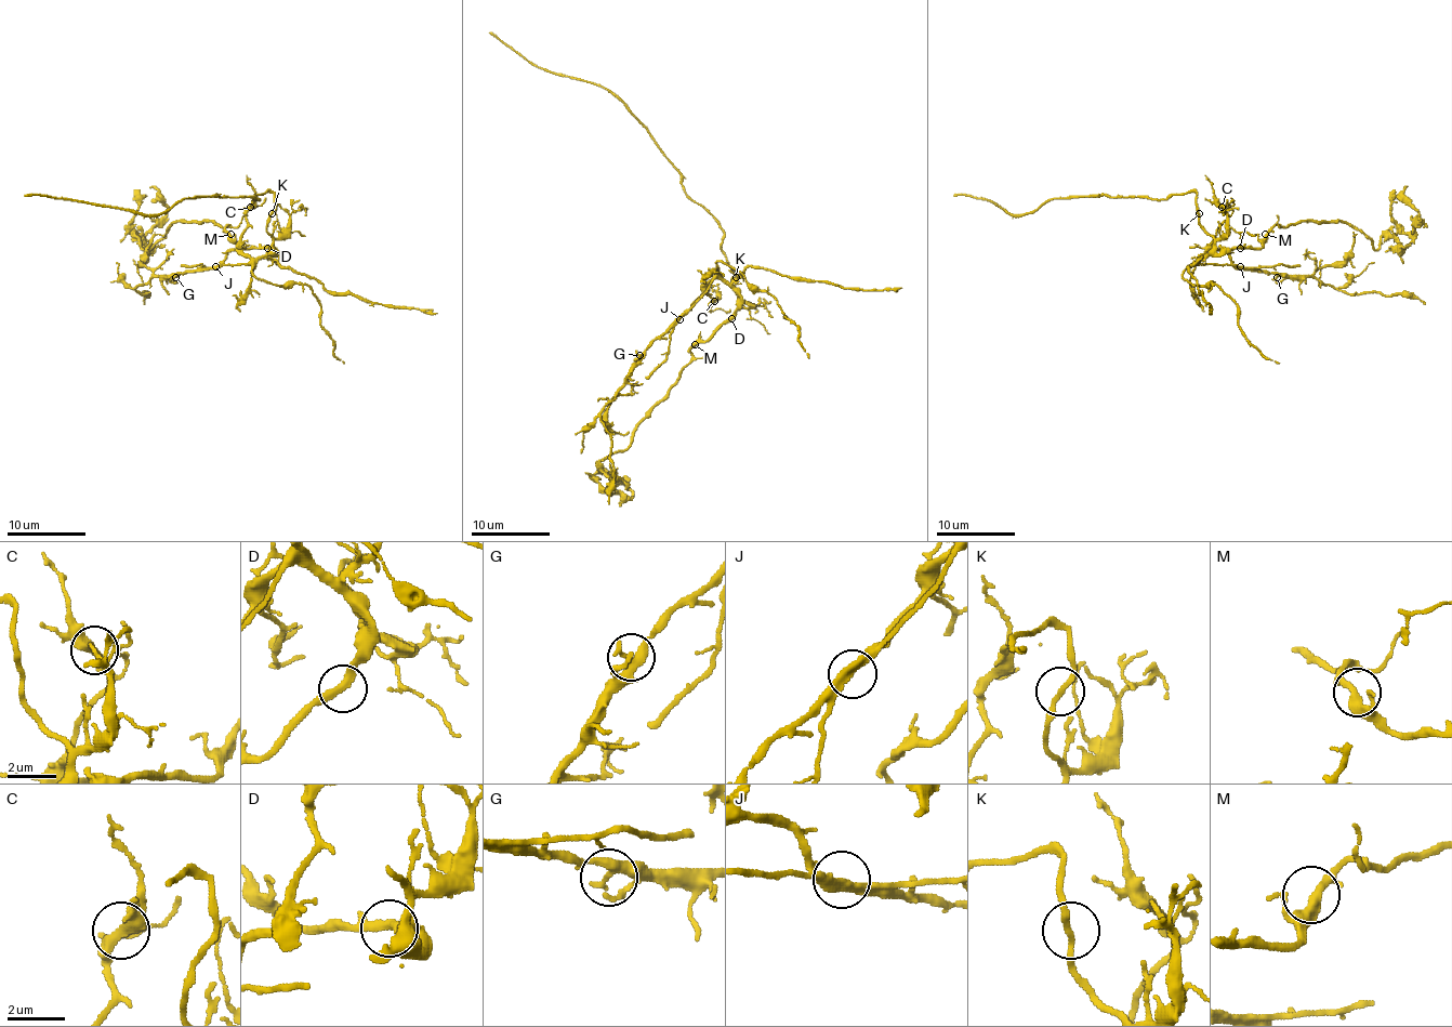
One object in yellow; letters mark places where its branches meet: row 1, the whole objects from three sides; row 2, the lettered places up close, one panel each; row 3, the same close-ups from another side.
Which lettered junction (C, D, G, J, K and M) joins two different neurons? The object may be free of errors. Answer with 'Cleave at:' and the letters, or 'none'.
Cleave at: J

